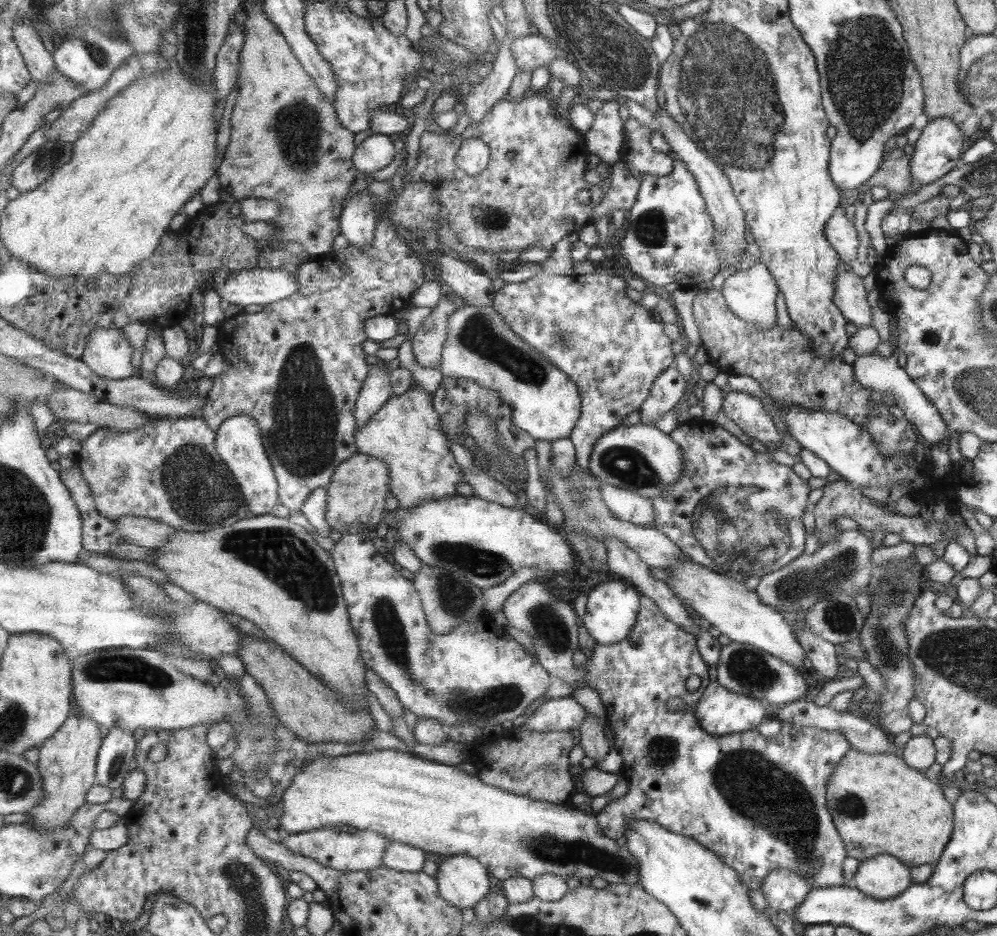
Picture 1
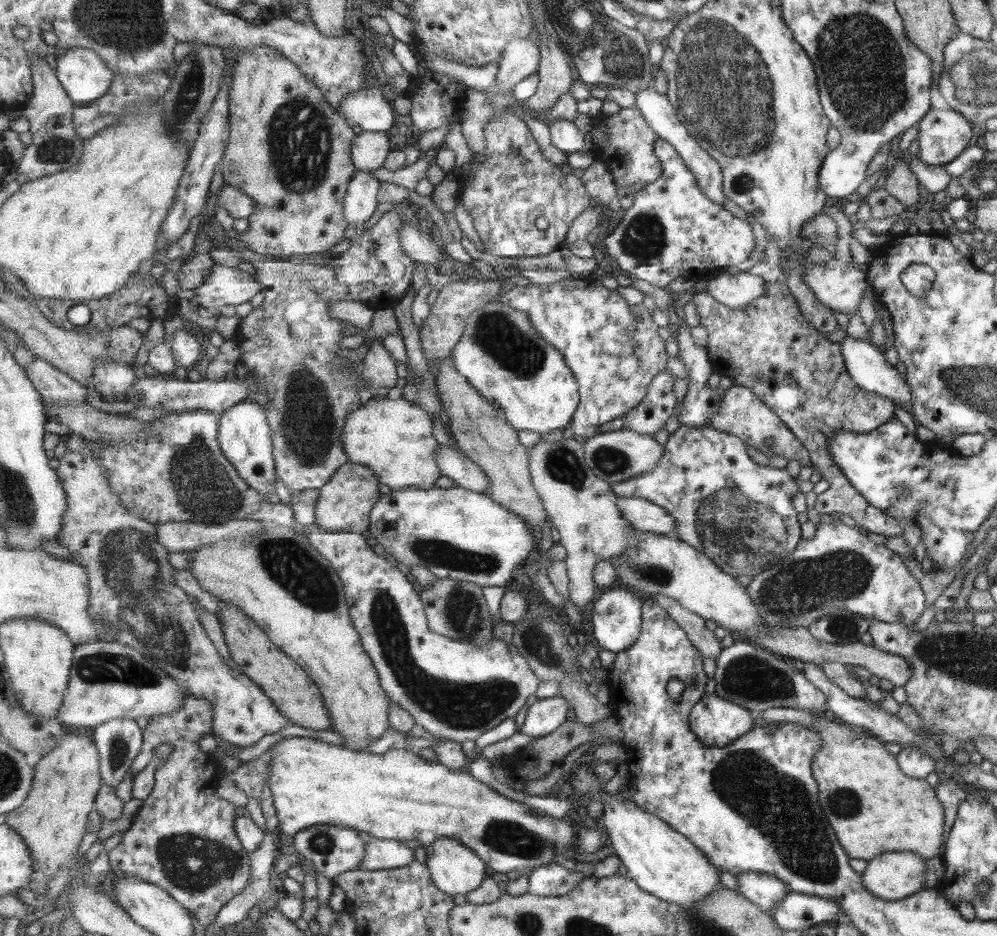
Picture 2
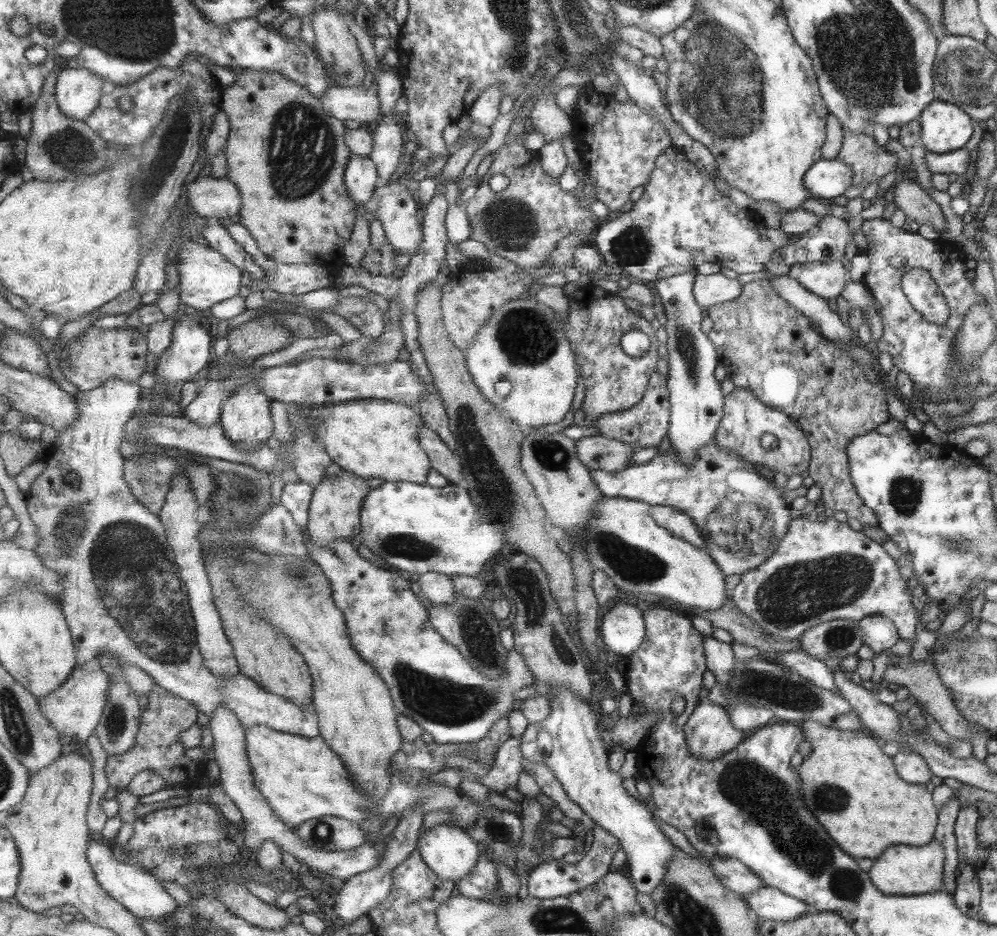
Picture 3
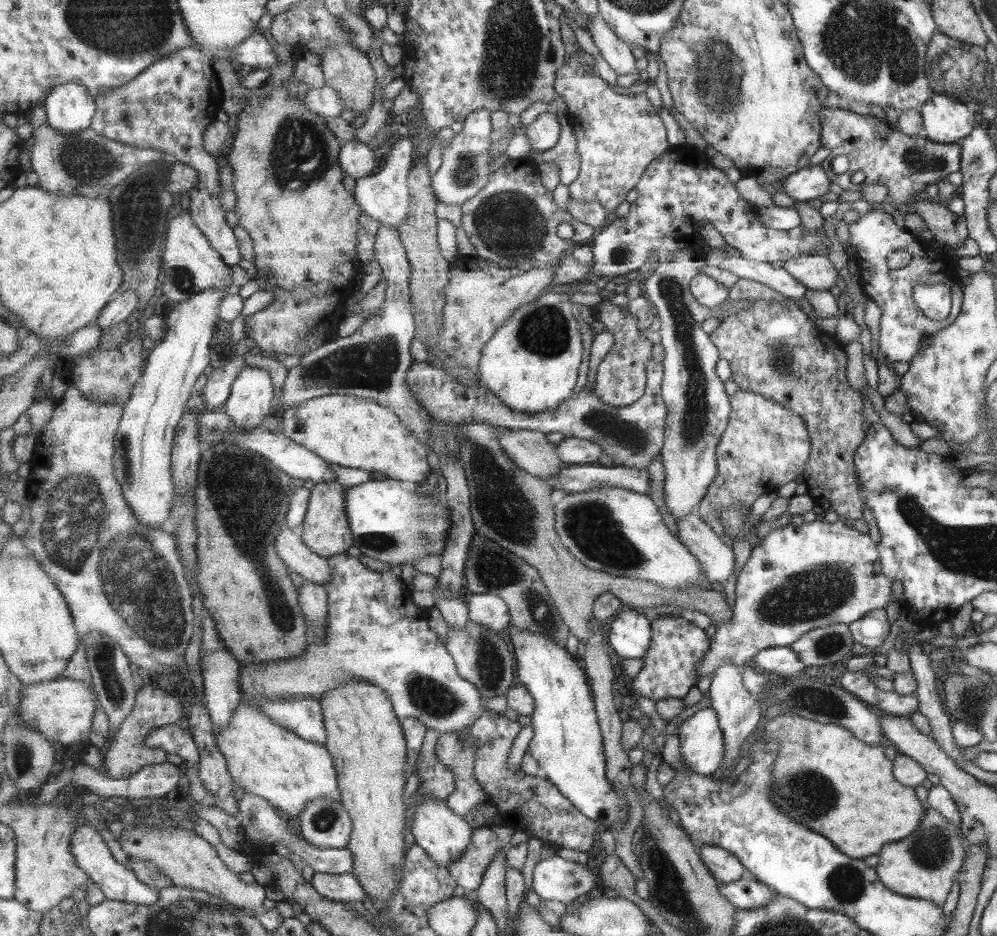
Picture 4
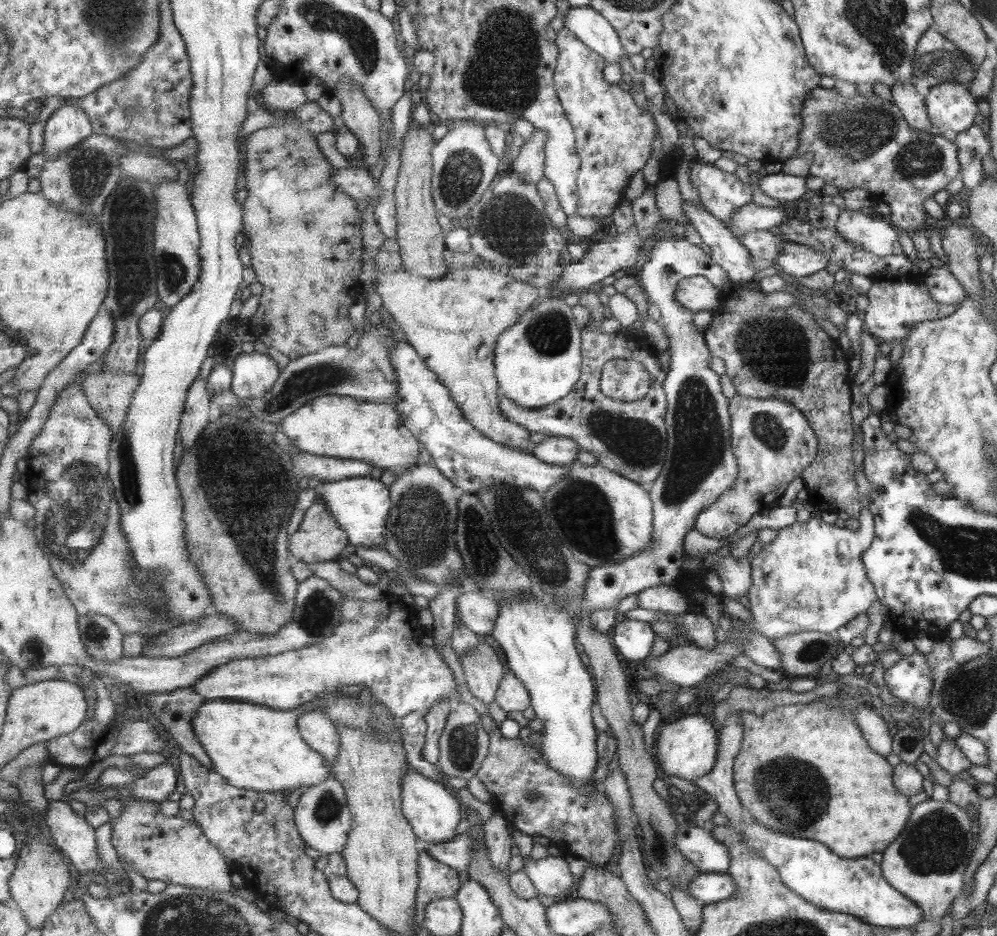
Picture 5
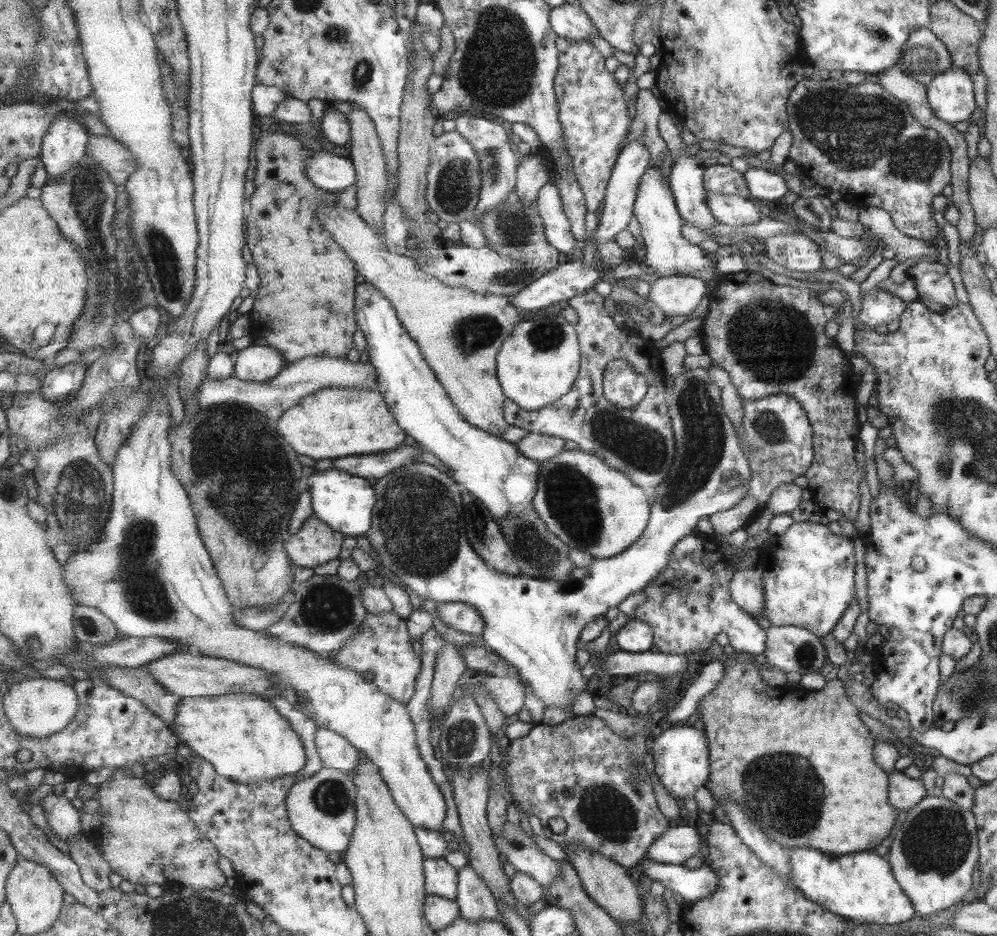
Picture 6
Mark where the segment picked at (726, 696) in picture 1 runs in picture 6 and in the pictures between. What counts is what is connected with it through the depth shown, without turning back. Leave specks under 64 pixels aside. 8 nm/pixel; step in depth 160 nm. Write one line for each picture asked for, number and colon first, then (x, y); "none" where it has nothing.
2: (716, 722)
3: (709, 734)
4: (701, 741)
5: (686, 748)
6: (680, 753)

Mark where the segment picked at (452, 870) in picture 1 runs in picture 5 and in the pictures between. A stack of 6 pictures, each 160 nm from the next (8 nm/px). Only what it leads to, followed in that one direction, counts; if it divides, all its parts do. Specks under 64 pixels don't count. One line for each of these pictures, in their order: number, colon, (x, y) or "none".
2: (456, 868)
3: (450, 850)
4: (444, 834)
5: (434, 812)

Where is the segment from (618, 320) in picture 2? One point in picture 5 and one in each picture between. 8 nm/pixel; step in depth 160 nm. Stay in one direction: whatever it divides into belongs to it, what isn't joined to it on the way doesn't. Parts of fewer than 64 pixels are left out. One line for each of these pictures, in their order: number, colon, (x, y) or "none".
3: (614, 381)
4: (622, 378)
5: (627, 380)

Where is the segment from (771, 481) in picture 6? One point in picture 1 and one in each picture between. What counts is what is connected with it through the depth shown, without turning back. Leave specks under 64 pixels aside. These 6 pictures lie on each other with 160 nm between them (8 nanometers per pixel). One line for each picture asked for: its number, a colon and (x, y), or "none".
1: (742, 409)
2: (741, 414)
3: (745, 420)
4: (765, 445)
5: (773, 442)

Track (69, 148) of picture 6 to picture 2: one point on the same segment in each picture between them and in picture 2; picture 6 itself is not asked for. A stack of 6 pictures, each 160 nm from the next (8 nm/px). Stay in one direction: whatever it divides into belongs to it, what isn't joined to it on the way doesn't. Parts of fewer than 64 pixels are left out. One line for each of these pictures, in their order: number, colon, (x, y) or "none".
2: (85, 75)
3: (78, 90)
4: (70, 108)
5: (70, 126)

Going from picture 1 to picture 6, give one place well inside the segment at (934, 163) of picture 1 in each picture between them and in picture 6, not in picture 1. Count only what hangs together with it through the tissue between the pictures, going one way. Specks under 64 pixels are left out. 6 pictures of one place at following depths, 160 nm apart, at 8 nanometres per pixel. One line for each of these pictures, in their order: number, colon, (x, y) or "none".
2: (942, 134)
3: (944, 127)
4: (943, 121)
5: (949, 106)
6: (950, 94)

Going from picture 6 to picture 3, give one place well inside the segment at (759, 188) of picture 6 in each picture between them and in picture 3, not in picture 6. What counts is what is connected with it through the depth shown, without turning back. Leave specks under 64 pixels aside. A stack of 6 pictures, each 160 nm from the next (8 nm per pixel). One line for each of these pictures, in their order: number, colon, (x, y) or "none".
3: (824, 180)
4: (810, 182)
5: (783, 187)

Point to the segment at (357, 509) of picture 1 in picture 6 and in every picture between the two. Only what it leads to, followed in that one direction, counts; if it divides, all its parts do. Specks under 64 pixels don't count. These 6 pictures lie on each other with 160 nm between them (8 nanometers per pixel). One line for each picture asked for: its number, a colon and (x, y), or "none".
2: (346, 501)
3: (335, 513)
4: (327, 531)
5: (320, 539)
6: (316, 543)

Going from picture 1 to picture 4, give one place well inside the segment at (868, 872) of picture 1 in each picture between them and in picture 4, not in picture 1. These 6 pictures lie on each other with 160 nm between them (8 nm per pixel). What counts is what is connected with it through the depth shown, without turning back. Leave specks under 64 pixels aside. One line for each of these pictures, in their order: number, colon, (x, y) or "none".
2: (892, 876)
3: (900, 870)
4: (924, 866)

